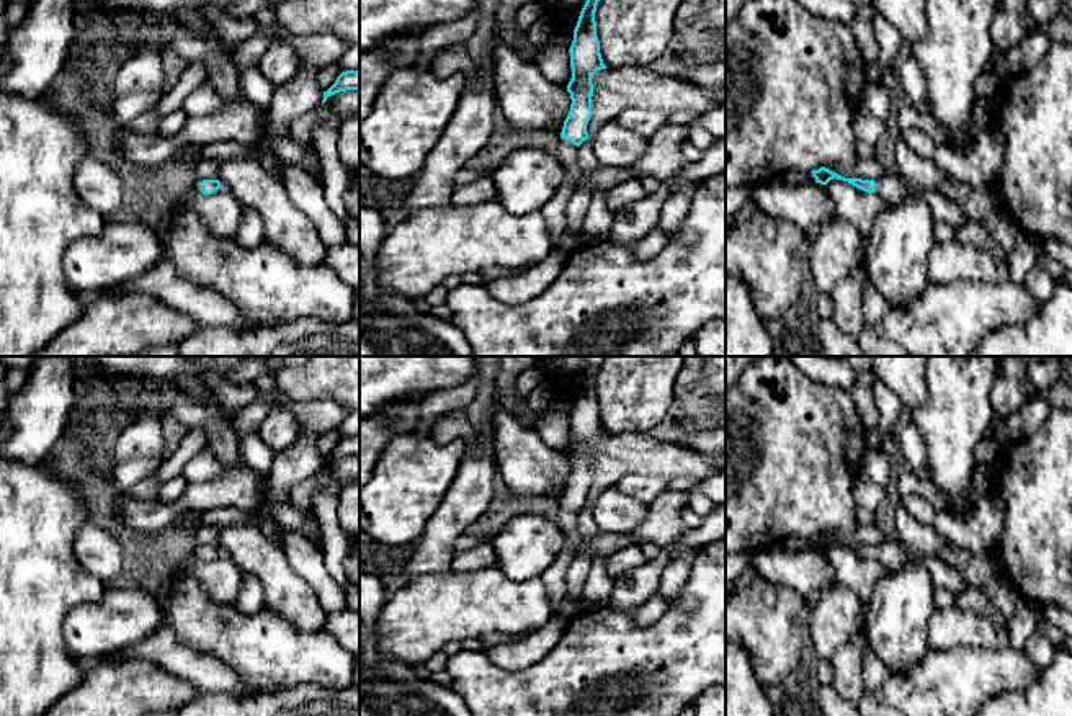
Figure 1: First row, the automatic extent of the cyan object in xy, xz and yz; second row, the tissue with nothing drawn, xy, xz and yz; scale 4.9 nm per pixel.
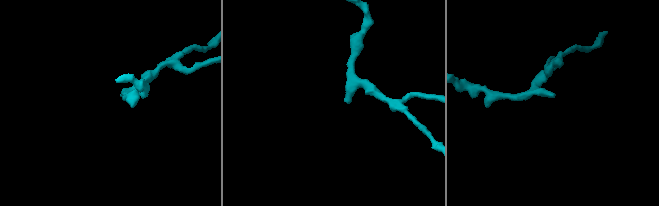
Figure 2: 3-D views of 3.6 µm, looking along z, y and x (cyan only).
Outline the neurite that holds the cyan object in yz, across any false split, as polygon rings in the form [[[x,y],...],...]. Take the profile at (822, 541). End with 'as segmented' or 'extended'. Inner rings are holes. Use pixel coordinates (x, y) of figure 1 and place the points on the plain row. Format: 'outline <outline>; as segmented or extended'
outline [[[825,533],[812,536],[811,539],[815,544],[815,549],[827,551],[833,544],[843,546],[866,559],[879,561],[887,571],[896,571],[902,567],[907,561],[915,561],[928,571],[935,588],[945,588],[953,595],[967,587],[963,577],[938,556],[920,554],[905,548],[900,543],[889,541],[878,546],[845,544]]]; extended

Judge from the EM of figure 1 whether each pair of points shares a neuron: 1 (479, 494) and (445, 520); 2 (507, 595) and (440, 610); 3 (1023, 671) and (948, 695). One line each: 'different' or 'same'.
1: same
2: same
3: same

